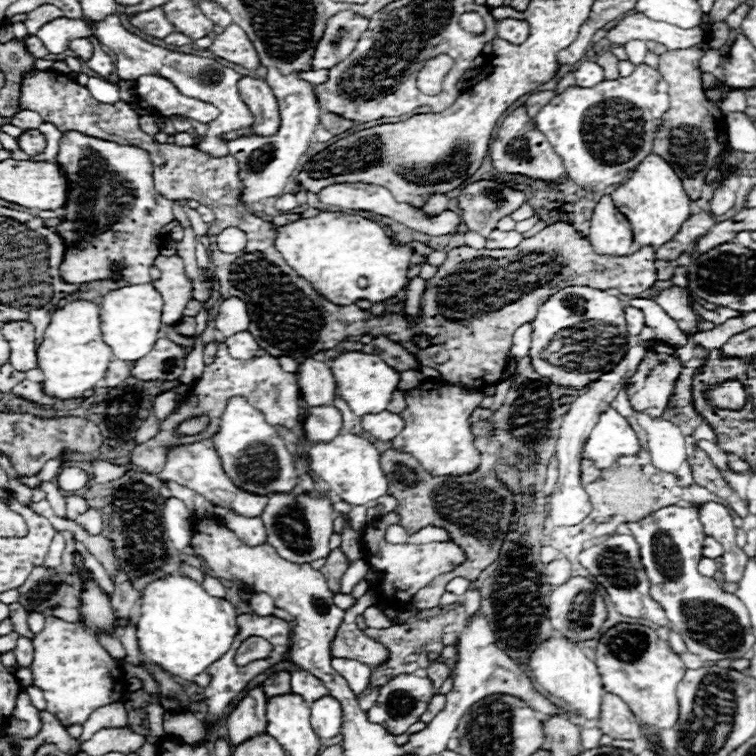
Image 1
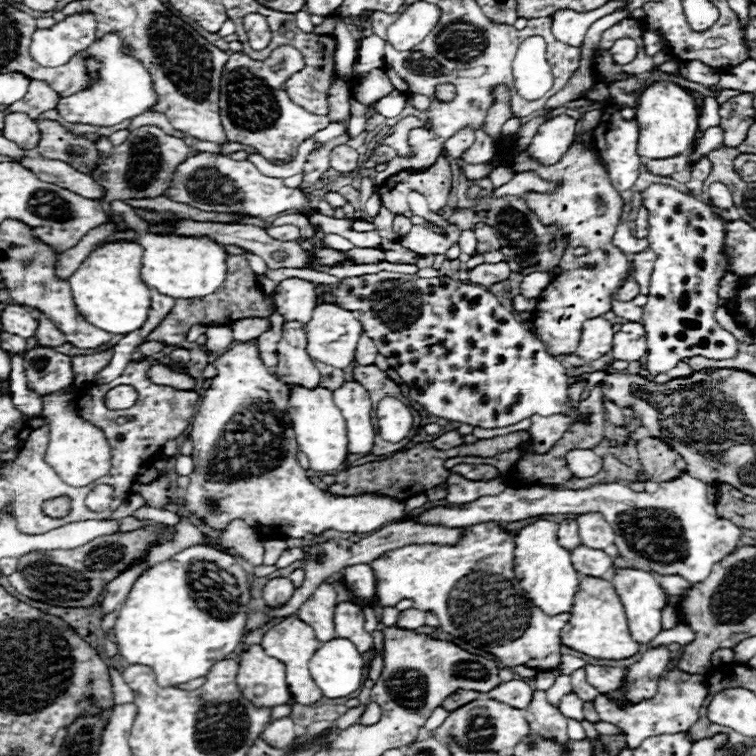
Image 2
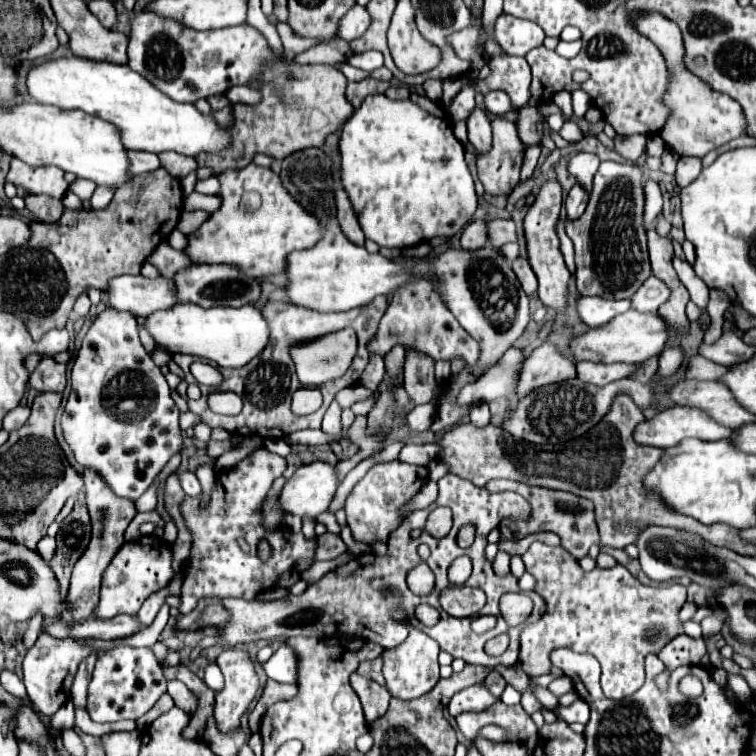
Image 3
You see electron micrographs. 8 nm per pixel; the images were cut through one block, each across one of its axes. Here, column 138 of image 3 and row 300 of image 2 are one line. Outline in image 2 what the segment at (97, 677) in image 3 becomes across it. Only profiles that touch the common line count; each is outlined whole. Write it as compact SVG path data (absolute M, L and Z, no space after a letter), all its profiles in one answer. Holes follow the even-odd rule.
M650 184L642 192L644 208L650 212L648 224L648 242L650 248L658 254L654 262L654 272L650 276L650 294L648 302L644 306L644 316L642 324L646 328L646 338L648 338L648 372L650 376L658 372L668 372L674 368L680 360L690 358L690 356L706 356L714 360L730 358L738 350L738 342L730 332L722 330L718 322L714 320L714 312L718 308L718 282L724 276L724 270L728 268L720 248L724 244L724 226L722 218L714 216L710 206L700 202L694 196L688 196L684 192L678 192L674 186L668 184Z

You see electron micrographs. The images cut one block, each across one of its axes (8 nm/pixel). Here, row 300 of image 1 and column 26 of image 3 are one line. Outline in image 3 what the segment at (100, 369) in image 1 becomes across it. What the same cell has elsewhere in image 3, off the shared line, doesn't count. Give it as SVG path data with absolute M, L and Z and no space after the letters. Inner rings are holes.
M74 54L60 56L32 66L26 74L26 88L30 98L40 104L86 110L114 124L128 150L146 150L154 154L174 150L184 156L196 156L200 152L218 152L228 146L228 134L224 128L216 126L212 114L204 116L192 104L170 100L126 64L96 62Z

